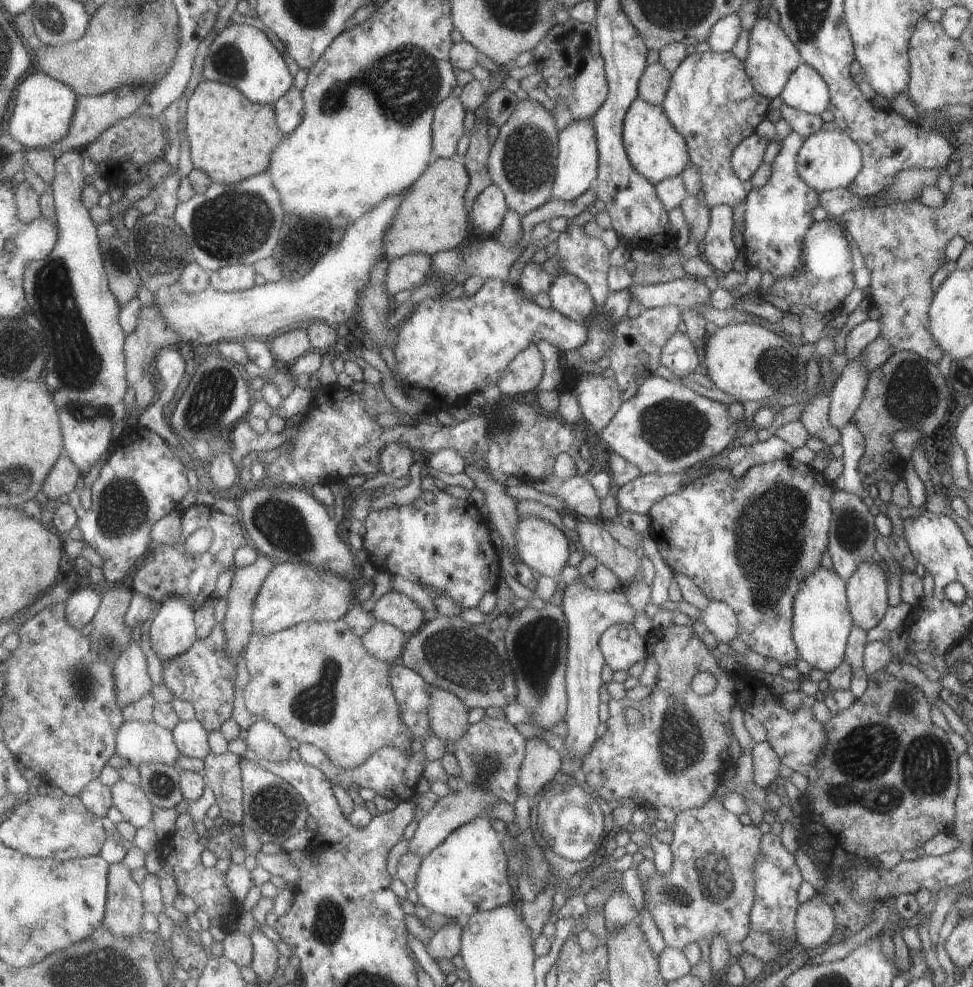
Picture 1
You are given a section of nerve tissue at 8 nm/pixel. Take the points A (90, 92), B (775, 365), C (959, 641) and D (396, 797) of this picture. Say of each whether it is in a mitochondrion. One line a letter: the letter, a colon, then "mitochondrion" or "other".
A: other
B: mitochondrion
C: other
D: other

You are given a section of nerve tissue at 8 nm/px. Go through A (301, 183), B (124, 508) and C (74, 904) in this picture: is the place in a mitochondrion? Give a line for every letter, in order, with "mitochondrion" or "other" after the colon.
A: other
B: mitochondrion
C: other

